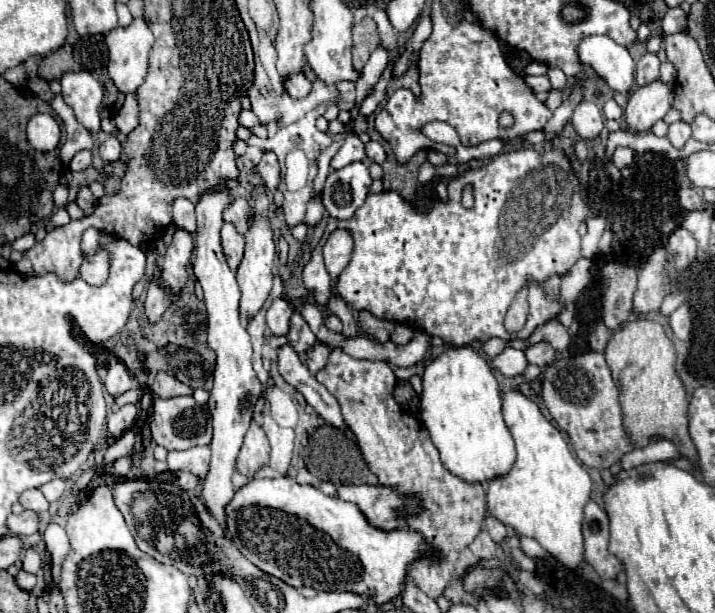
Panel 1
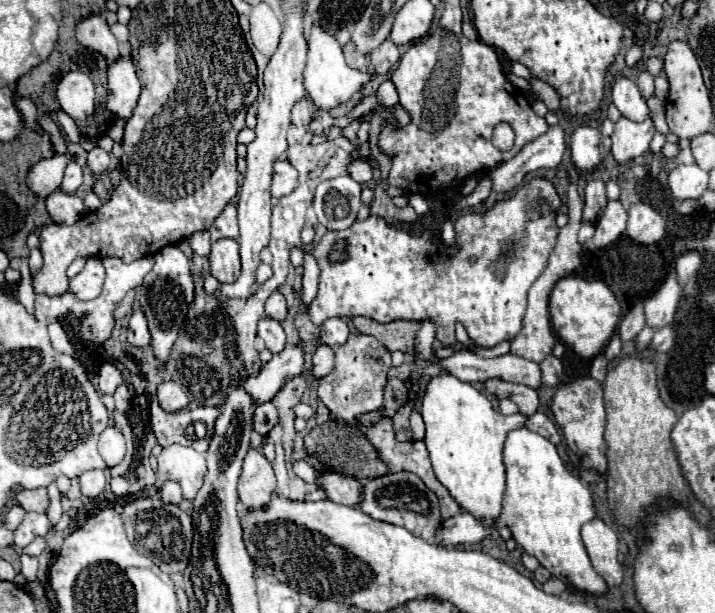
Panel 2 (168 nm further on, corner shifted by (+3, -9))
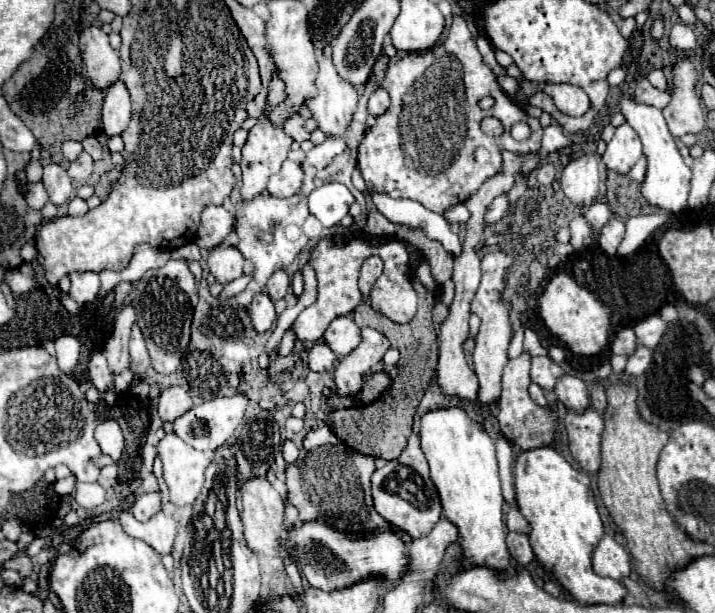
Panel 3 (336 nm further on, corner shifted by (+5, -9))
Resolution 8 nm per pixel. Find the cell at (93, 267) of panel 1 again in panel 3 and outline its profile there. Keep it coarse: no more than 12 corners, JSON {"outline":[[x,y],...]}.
{"outline":[[73,272],[69,296],[77,304],[97,298],[97,272]]}

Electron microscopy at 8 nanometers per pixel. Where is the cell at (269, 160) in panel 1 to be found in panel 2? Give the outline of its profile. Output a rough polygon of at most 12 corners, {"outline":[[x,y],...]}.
{"outline":[[275,162],[271,196],[283,198],[297,186],[297,170]]}

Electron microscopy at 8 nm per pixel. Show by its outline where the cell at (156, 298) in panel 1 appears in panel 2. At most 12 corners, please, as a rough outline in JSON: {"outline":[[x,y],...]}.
{"outline":[[143,312],[129,318],[129,342],[149,346],[151,334]]}

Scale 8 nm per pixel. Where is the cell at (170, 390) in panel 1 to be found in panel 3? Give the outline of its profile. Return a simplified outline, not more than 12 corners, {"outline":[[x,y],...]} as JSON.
{"outline":[[179,386],[159,396],[159,416],[175,422],[191,408],[191,396]]}

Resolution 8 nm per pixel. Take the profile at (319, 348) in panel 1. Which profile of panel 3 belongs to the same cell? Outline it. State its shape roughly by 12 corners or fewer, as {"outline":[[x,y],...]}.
{"outline":[[317,342],[307,354],[307,366],[315,372],[333,370],[335,352]]}

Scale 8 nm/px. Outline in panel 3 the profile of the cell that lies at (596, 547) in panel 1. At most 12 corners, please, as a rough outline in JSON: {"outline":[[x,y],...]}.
{"outline":[[605,534],[593,552],[599,576],[623,580],[631,574],[625,546]]}

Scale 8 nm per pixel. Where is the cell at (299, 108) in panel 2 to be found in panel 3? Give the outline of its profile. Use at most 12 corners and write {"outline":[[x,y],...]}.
{"outline":[[301,114],[289,118],[287,132],[295,142],[309,140]]}

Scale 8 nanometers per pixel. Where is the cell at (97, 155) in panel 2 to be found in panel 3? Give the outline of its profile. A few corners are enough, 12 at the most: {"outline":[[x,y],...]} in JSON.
{"outline":[[83,152],[71,162],[67,174],[73,182],[85,182],[91,176],[93,158]]}

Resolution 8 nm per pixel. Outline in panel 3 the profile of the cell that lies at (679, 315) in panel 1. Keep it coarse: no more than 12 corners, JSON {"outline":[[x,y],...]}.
{"outline":[[637,348],[629,356],[625,372],[641,376],[651,362],[649,348]]}

